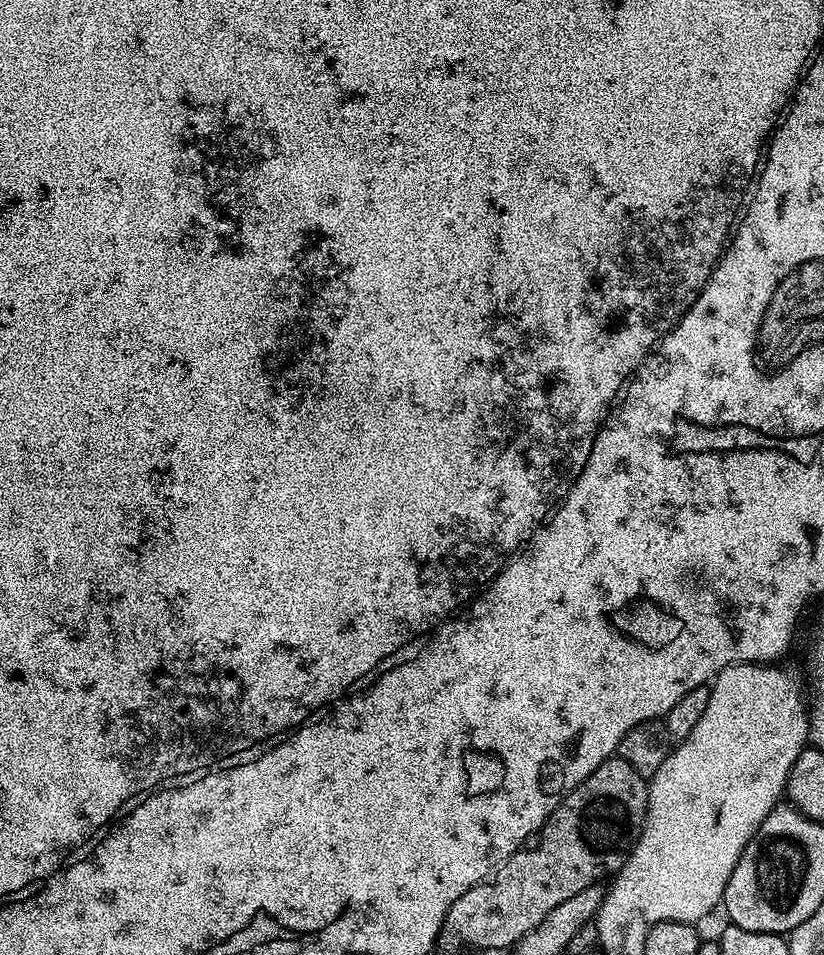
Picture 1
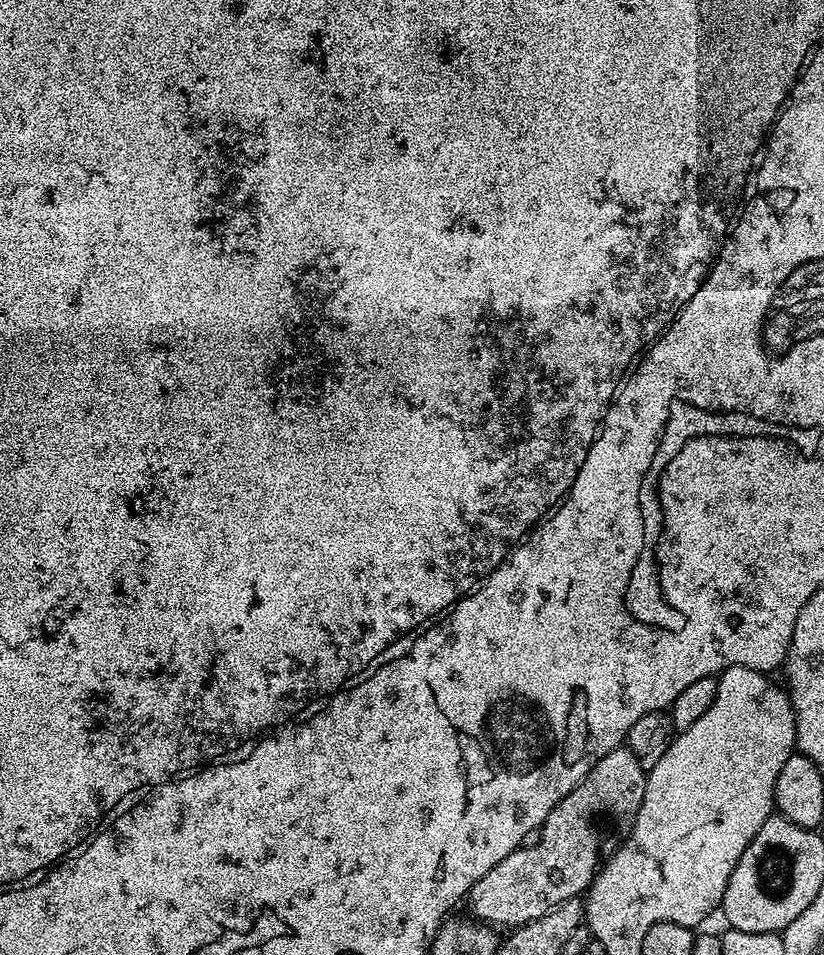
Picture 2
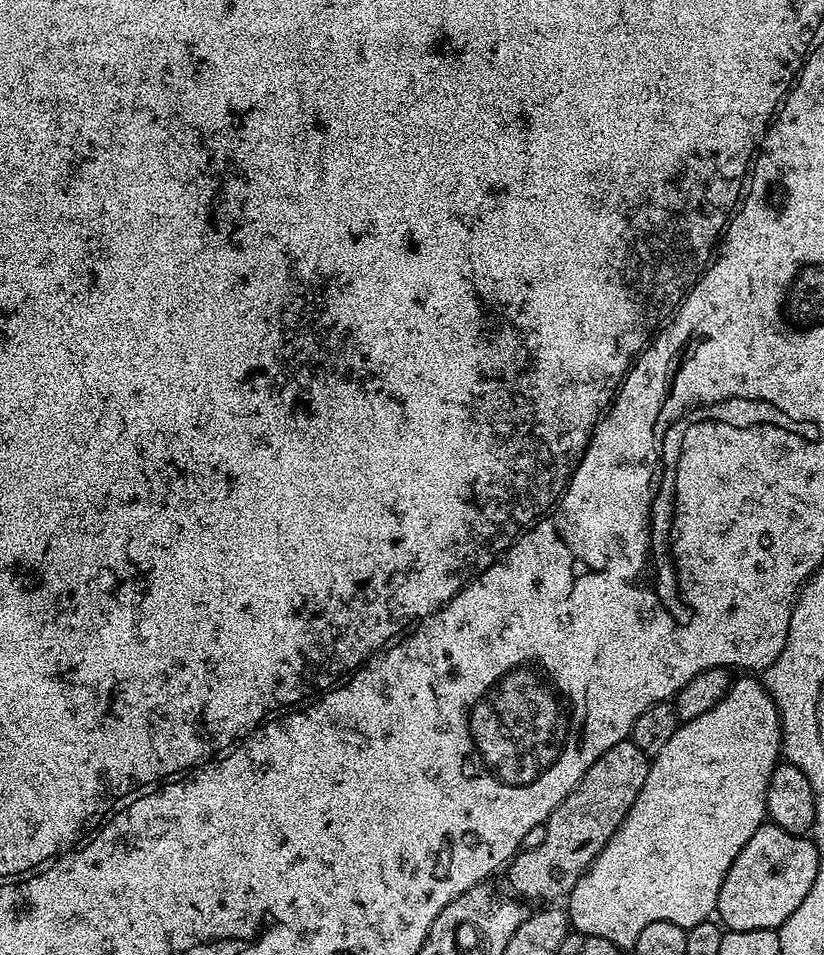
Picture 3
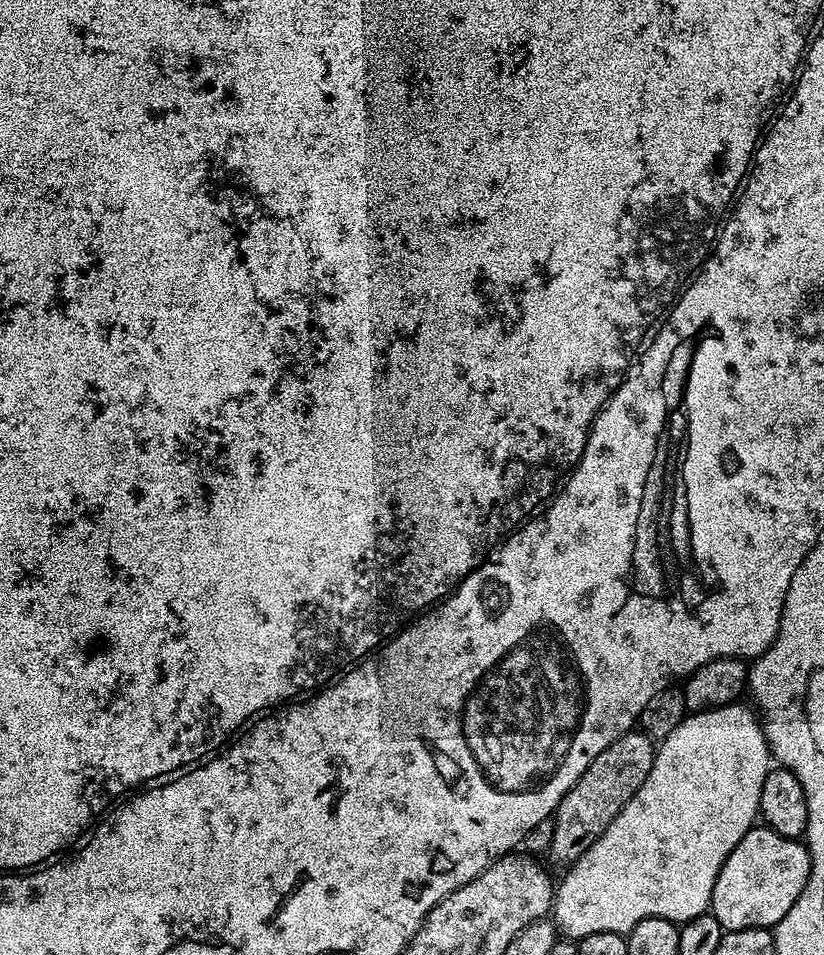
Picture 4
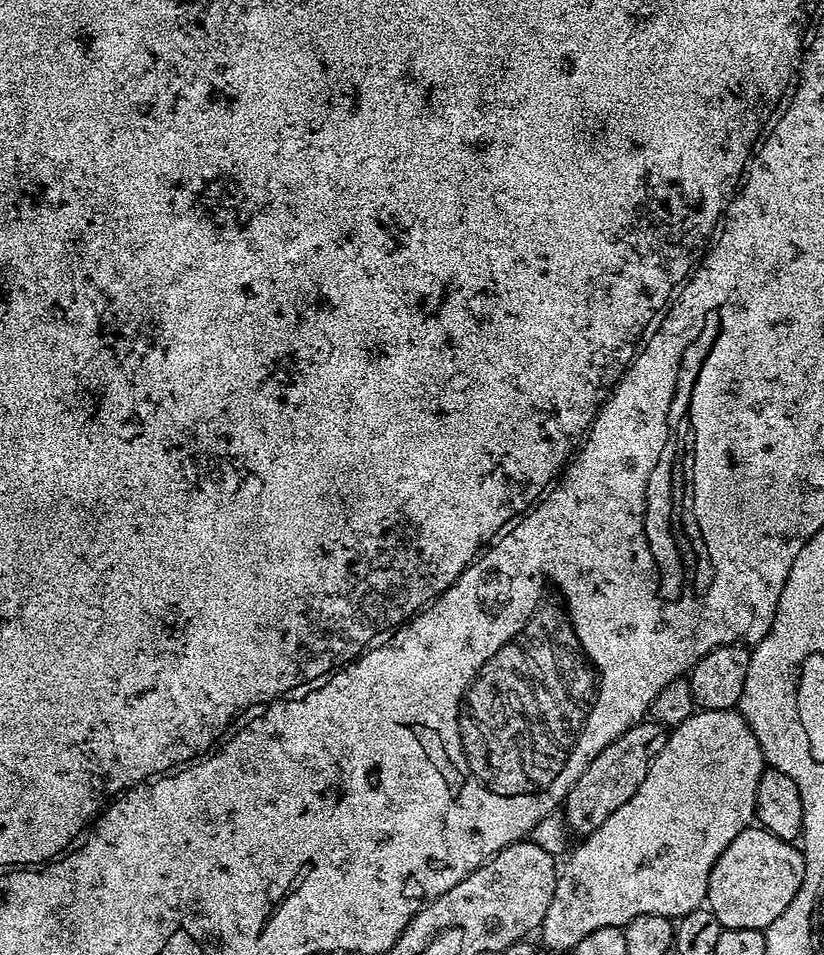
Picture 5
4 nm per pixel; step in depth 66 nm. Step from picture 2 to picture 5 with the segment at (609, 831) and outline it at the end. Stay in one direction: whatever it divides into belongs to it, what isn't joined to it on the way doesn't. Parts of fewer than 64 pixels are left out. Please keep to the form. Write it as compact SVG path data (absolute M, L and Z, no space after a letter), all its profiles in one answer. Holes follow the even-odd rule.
M645 718L626 730L626 734L610 742L610 746L606 746L606 750L602 750L602 754L598 754L598 758L594 758L594 762L590 762L586 770L582 770L582 778L578 778L576 785L568 791L562 805L563 815L570 821L573 829L576 827L580 831L581 837L598 830L598 826L602 826L602 822L606 822L606 818L610 818L610 814L614 814L614 810L624 805L630 794L634 794L634 790L642 786L654 758L658 758L658 754L662 754L662 746L666 746L668 733L669 729L664 725Z

